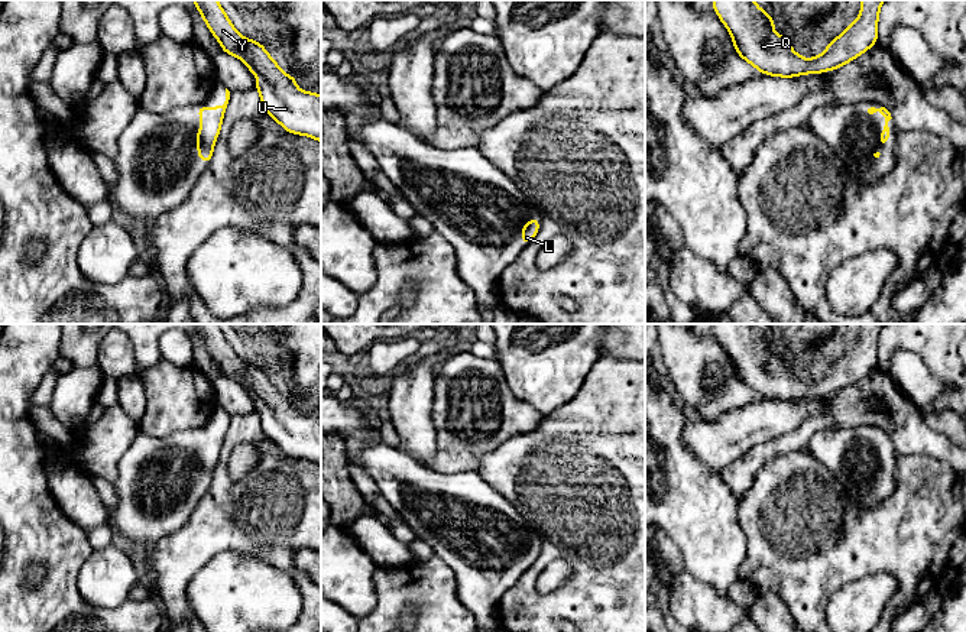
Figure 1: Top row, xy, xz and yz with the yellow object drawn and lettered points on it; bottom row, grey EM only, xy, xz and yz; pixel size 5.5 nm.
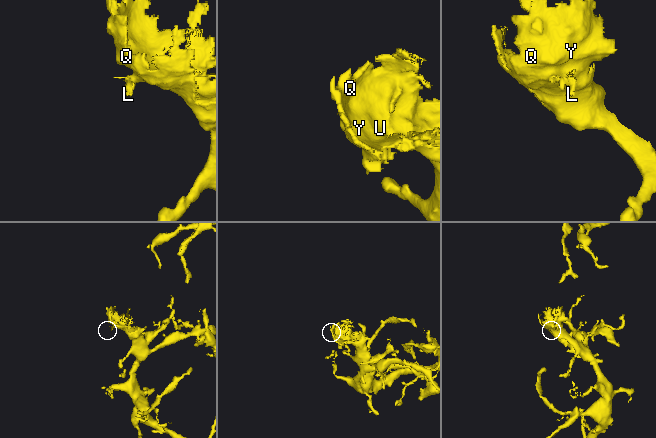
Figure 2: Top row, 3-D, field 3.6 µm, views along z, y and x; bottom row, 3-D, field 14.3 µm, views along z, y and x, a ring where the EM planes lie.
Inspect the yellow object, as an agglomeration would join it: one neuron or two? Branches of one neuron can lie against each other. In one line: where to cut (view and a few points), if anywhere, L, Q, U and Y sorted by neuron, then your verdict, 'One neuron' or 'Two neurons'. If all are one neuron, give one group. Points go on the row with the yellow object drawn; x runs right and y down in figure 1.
No split. Groups: L Q U Y. One neuron

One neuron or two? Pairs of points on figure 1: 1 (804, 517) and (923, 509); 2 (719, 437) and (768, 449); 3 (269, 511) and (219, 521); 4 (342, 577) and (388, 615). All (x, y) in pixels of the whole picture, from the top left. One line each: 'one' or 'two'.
1: one
2: two
3: one
4: two

